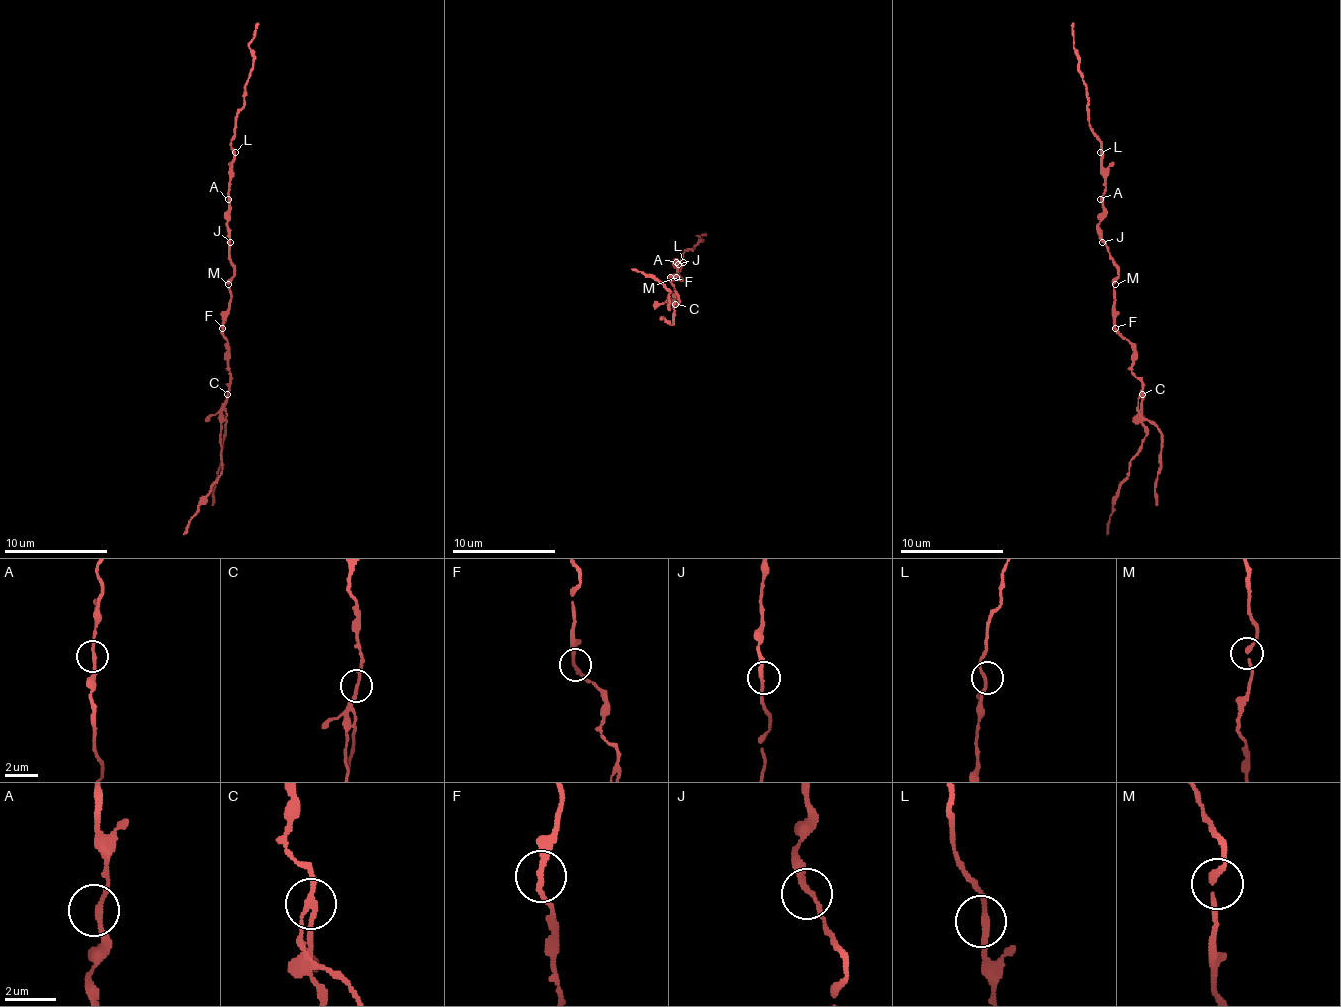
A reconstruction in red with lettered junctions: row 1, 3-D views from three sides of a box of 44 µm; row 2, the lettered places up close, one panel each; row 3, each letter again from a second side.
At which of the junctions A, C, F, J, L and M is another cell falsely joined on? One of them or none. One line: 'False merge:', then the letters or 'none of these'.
False merge: C

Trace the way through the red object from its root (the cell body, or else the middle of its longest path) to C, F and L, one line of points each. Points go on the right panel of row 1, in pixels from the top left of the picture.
C: (1113, 284), (1113, 322), (1131, 343), (1133, 374), (1141, 382), (1141, 395)
F: (1113, 284), (1115, 328)
L: (1113, 284), (1118, 266), (1102, 240), (1100, 227), (1105, 191), (1105, 168), (1100, 152)

